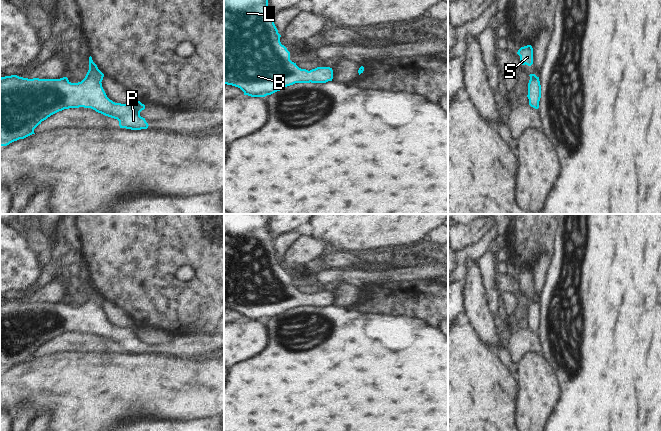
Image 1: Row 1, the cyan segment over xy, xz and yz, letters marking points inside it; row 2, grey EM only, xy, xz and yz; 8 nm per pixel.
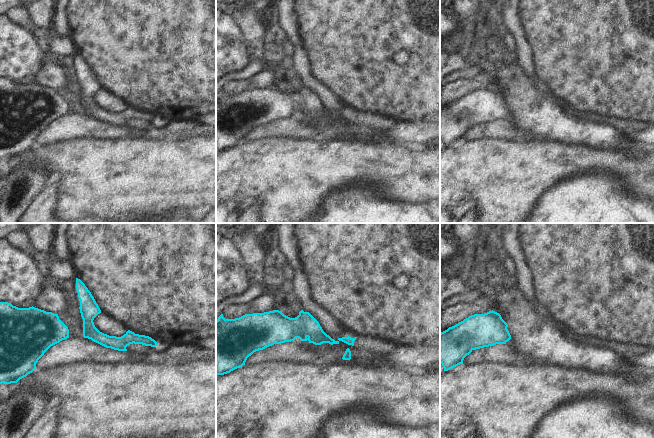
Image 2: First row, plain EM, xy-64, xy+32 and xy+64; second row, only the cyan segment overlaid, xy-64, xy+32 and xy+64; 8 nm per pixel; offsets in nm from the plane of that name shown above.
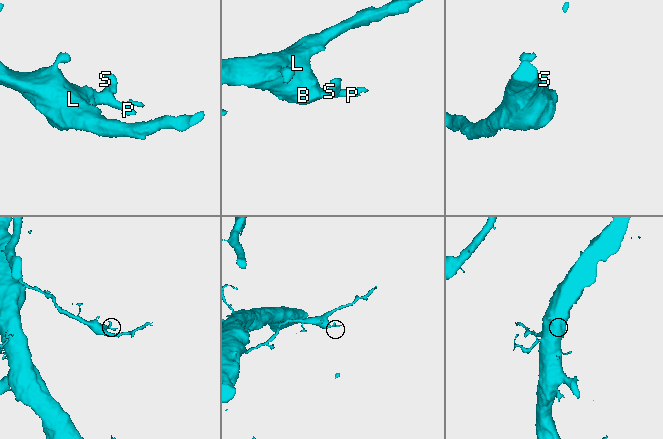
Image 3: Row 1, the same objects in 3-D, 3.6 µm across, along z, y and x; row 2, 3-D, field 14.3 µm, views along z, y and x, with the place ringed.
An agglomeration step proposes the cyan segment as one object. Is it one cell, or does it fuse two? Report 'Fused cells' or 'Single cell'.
Single cell

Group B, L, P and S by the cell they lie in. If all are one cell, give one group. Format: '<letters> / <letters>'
B L P S

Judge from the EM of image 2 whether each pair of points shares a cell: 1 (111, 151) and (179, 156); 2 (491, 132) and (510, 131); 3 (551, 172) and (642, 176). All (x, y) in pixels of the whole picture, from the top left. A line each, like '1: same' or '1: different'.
1: same
2: same
3: same

